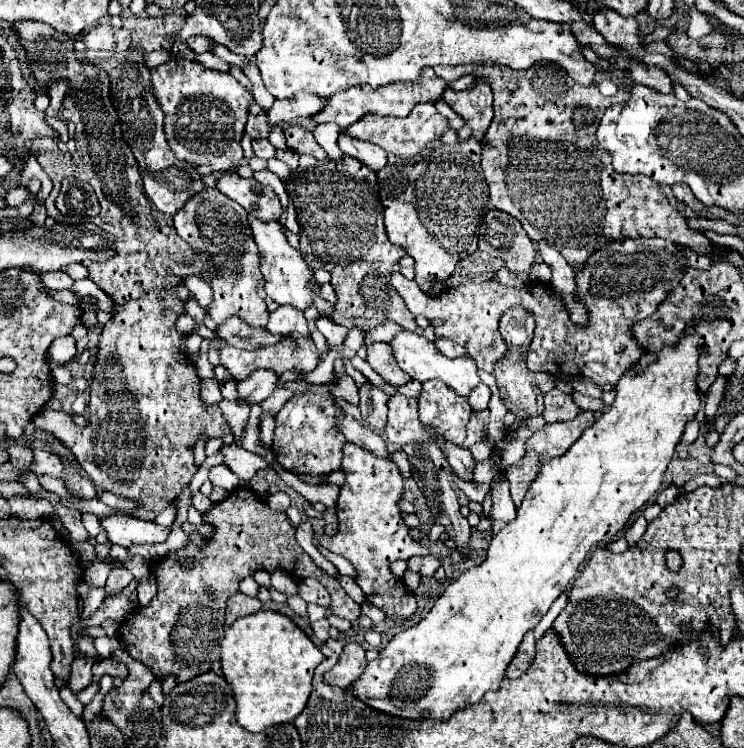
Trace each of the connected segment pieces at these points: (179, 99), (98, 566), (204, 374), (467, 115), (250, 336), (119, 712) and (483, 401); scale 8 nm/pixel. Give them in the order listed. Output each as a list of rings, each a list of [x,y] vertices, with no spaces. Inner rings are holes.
[[[171,58],[151,68],[151,86],[165,112],[165,134],[177,158],[195,166],[203,176],[241,162],[241,136],[253,96],[229,72],[205,68],[201,62]]]
[[[91,562],[87,568],[85,568],[85,582],[89,586],[105,586],[105,580],[109,576],[109,570],[113,568],[115,564],[103,564],[103,562]]]
[[[200,357],[199,360],[195,362],[195,367],[201,379],[215,379],[214,367],[210,364],[208,357]]]
[[[475,78],[475,86],[463,92],[445,90],[443,100],[459,114],[463,116],[465,124],[473,128],[473,136],[477,140],[483,140],[489,122],[493,120],[493,92],[489,82],[485,78]]]
[[[239,316],[227,318],[223,324],[217,326],[215,334],[229,346],[235,346],[241,350],[257,350],[263,346],[275,346],[287,338],[287,336],[271,334],[267,328],[253,328]]]
[[[133,662],[129,666],[129,678],[123,680],[121,686],[113,686],[105,696],[103,696],[103,706],[101,706],[101,716],[115,724],[119,730],[123,730],[129,724],[129,716],[133,708],[139,706],[145,688],[155,680],[151,670],[147,670],[141,662]]]
[[[479,384],[477,388],[471,390],[471,396],[467,400],[473,410],[485,410],[489,404],[489,398],[491,398],[491,390],[485,384]]]

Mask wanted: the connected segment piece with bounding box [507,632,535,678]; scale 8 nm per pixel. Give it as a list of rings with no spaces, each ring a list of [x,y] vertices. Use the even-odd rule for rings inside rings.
[[[533,632],[525,634],[525,642],[521,642],[521,650],[517,650],[517,658],[513,658],[513,662],[509,664],[507,670],[507,678],[519,678],[533,662],[535,658],[535,636]]]

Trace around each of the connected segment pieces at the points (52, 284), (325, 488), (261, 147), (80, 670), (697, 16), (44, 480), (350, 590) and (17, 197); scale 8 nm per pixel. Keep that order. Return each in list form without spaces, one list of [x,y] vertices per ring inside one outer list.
[[[59,270],[59,272],[41,272],[41,280],[49,290],[65,290],[65,288],[71,288],[75,284],[75,280],[63,270]]]
[[[275,461],[271,464],[271,467],[277,470],[277,474],[283,478],[283,482],[285,482],[287,486],[293,486],[301,496],[305,496],[307,502],[311,502],[311,504],[323,502],[323,504],[327,504],[327,506],[335,506],[337,494],[339,494],[339,486],[337,486],[337,484],[327,484],[327,482],[323,482],[323,484],[319,484],[319,486],[311,486],[311,484],[305,484],[305,482],[297,480],[295,474],[285,472]]]
[[[253,140],[253,152],[257,158],[263,158],[263,160],[271,160],[275,158],[275,146],[269,142],[269,140]]]
[[[81,654],[81,656],[77,656],[73,660],[73,664],[71,664],[71,676],[69,676],[69,682],[67,682],[67,686],[71,688],[73,694],[79,694],[81,690],[85,690],[93,682],[91,666],[93,666],[93,660],[87,658],[85,654]]]
[[[695,4],[688,10],[690,16],[690,23],[687,29],[687,35],[693,39],[699,39],[712,31],[712,24],[710,23],[706,14],[699,12]]]
[[[39,476],[39,482],[45,490],[51,490],[51,492],[57,492],[59,496],[69,496],[67,492],[67,484],[63,480],[57,480],[57,478],[49,478],[49,476]]]
[[[343,576],[341,578],[341,586],[343,586],[343,590],[357,602],[357,604],[361,604],[363,600],[365,600],[365,594],[363,594],[363,590],[355,584],[355,580],[353,578],[349,578],[349,576]]]
[[[17,186],[17,188],[13,188],[13,190],[9,190],[9,192],[5,194],[7,206],[21,206],[23,202],[27,202],[27,200],[31,200],[31,198],[35,198],[35,196],[29,192],[27,186]]]

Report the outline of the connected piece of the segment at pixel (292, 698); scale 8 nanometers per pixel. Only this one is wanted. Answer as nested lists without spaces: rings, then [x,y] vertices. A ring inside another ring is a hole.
[[[261,610],[233,622],[227,628],[225,638],[221,640],[221,664],[223,664],[223,676],[233,686],[233,694],[237,700],[237,722],[249,732],[263,732],[273,724],[295,720],[309,700],[313,670],[321,662],[323,662],[321,650],[289,616],[281,612]]]

